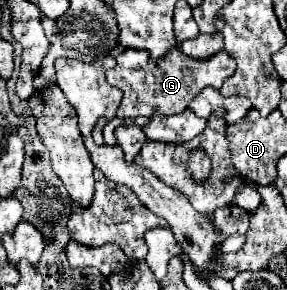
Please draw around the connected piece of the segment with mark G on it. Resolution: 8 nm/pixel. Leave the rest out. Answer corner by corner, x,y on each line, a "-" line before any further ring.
125,49
117,57
117,65
107,71
107,81
123,91
123,101
117,109
117,117
151,117
151,115
177,115
183,113
205,87
221,89
223,81
231,77
235,71
235,61
225,51
215,53
205,61
191,59
181,53
181,49
173,49
161,61
147,61
145,51

